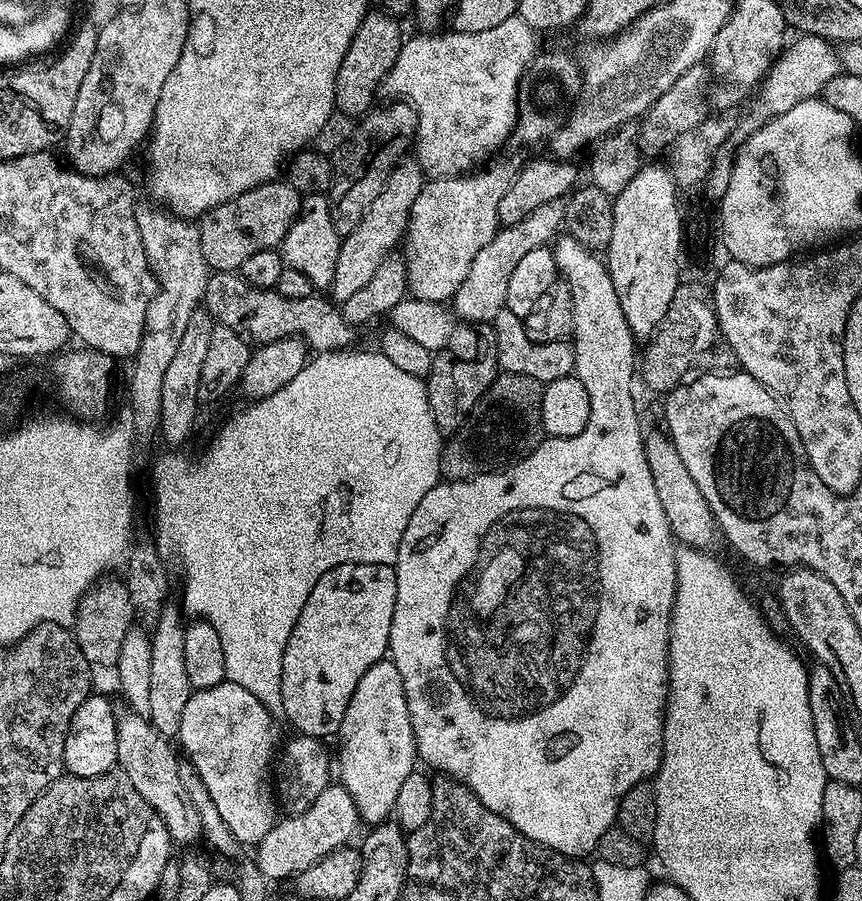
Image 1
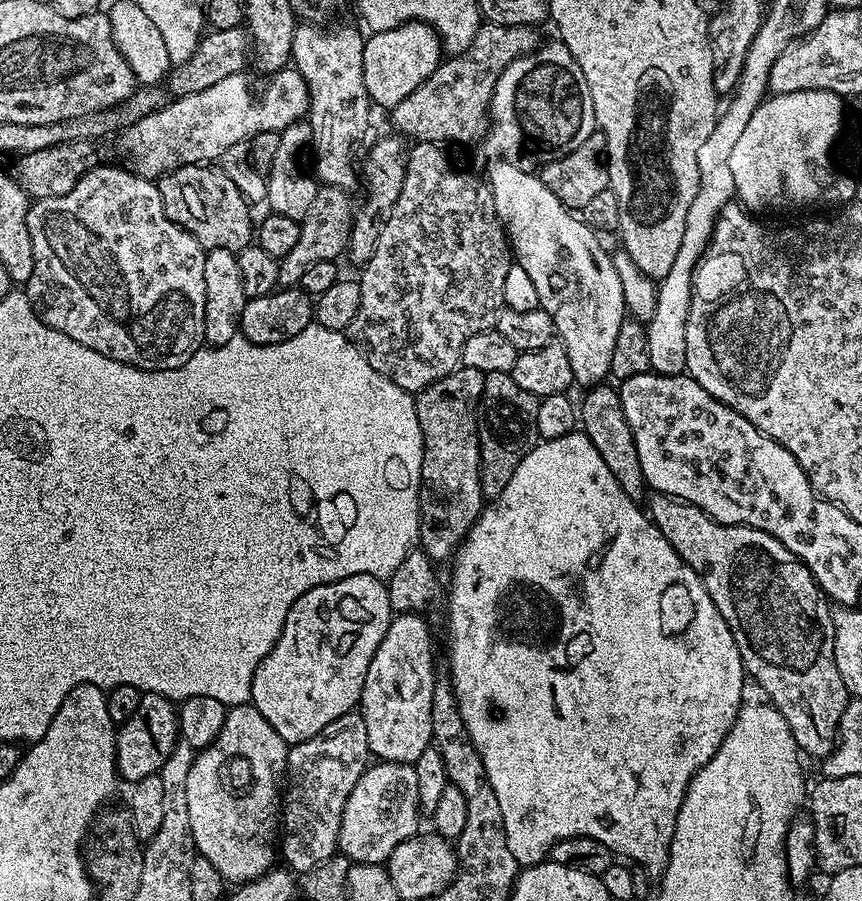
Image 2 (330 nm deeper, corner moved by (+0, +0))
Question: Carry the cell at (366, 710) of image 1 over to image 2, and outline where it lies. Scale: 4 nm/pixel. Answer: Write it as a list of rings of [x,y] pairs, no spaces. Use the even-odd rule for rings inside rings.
[[[415,612],[393,615],[386,630],[386,638],[382,638],[374,654],[374,662],[370,662],[370,670],[366,670],[366,682],[362,686],[358,708],[360,716],[366,722],[368,751],[380,762],[389,760],[399,764],[415,765],[418,754],[422,754],[422,750],[426,750],[432,744],[430,706],[434,698],[438,669],[436,660],[432,657],[432,632],[422,617],[423,615]]]

